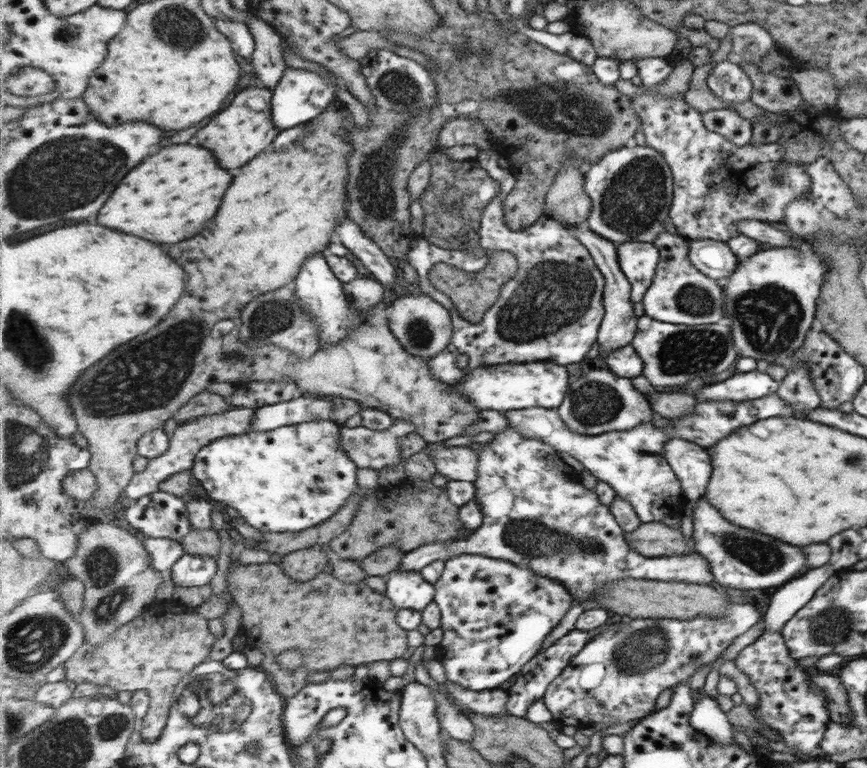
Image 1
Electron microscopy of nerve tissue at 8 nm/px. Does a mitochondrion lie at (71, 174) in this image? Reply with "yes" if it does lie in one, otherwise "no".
yes

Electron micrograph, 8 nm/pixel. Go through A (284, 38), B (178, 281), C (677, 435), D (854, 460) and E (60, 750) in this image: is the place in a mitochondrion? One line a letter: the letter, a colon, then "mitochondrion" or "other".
A: other
B: other
C: other
D: mitochondrion
E: mitochondrion

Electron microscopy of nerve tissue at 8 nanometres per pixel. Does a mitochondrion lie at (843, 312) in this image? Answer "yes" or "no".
no

